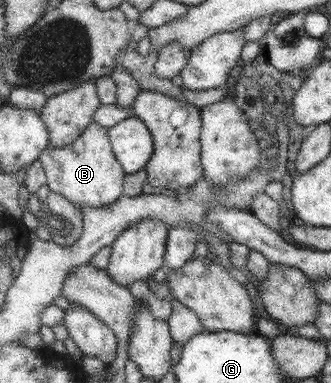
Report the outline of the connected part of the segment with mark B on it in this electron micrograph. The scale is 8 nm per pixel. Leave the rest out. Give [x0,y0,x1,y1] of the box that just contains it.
[38,122,125,211]

